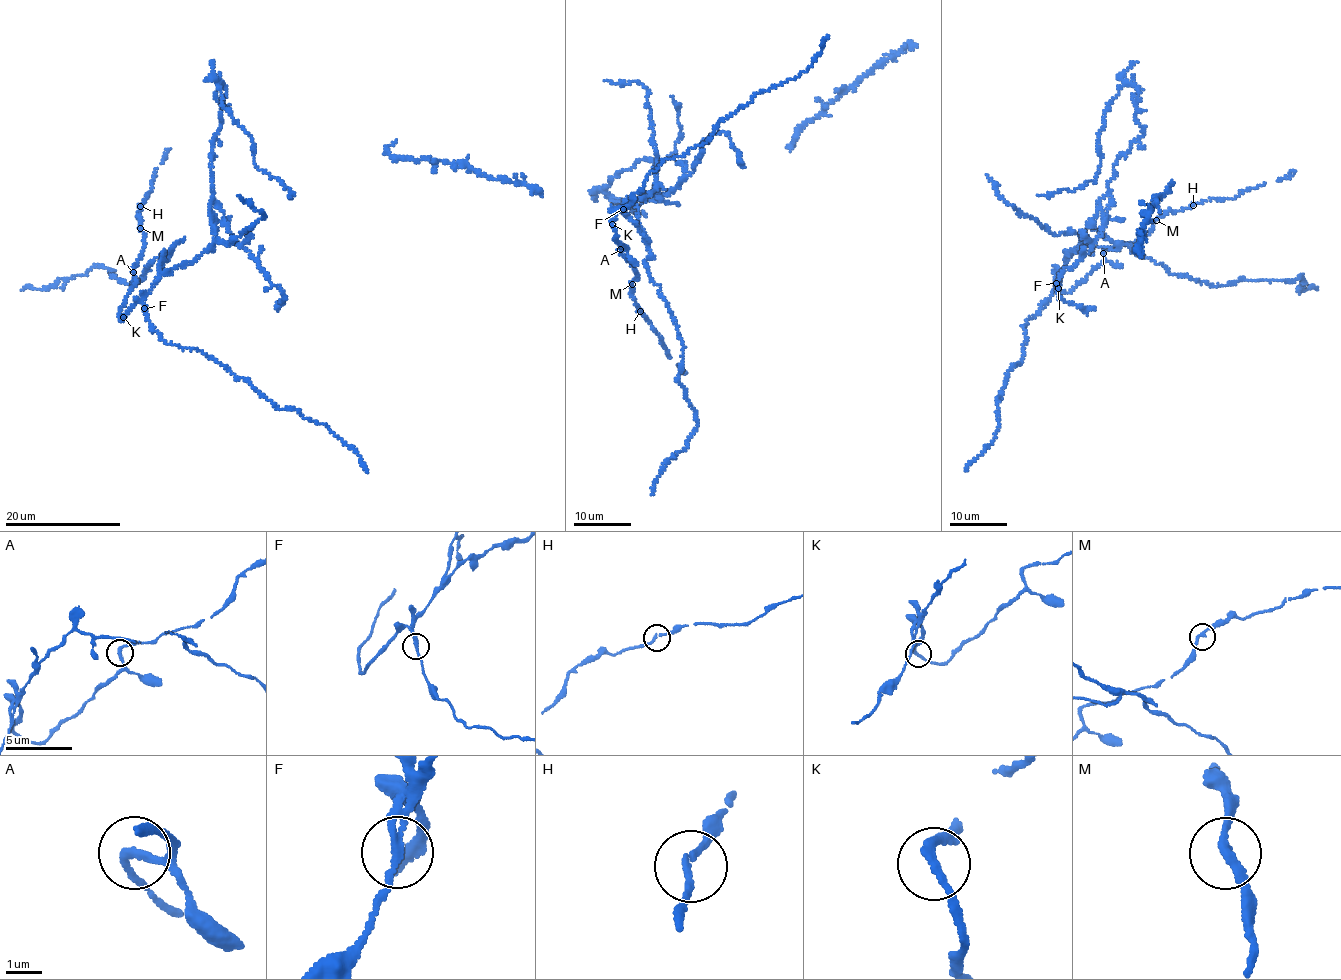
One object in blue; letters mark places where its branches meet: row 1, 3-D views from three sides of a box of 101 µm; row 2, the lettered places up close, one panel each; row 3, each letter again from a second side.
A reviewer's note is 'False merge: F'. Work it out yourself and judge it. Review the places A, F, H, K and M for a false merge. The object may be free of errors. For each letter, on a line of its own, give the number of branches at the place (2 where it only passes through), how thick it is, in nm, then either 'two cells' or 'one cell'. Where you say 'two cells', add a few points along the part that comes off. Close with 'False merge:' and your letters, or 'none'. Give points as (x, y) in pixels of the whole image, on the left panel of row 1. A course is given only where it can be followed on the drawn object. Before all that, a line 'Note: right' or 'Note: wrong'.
Note: right
A: branches 2; calibre 220 nm; one cell
F: branches 2; calibre 200 nm; two cells; course (144, 309), (161, 274), (212, 244), (218, 85), (253, 163), (288, 199)
H: branches 2; calibre 150 nm; one cell
K: branches 2; calibre 240 nm; one cell
M: branches 2; calibre 200 nm; one cell
False merge: F

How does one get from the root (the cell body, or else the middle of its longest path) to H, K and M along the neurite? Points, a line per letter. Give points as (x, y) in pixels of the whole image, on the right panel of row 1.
H: (1116, 161), (1081, 249), (1065, 251), (1063, 291), (1106, 250), (1193, 205)
K: (1116, 161), (1109, 195), (1099, 203), (1098, 215), (1081, 237), (1081, 249), (1065, 251), (1058, 288)
M: (1116, 161), (1109, 195), (1081, 249), (1065, 251), (1058, 288), (1070, 292), (1104, 252), (1143, 238), (1156, 220)

